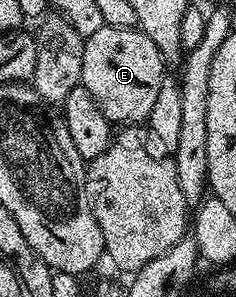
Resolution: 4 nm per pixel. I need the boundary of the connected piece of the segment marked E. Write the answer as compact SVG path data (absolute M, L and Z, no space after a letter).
M103 25L97 32L85 38L83 44L83 76L81 85L97 100L97 108L113 124L119 122L146 123L157 92L165 77L163 53L138 28L113 28Z

